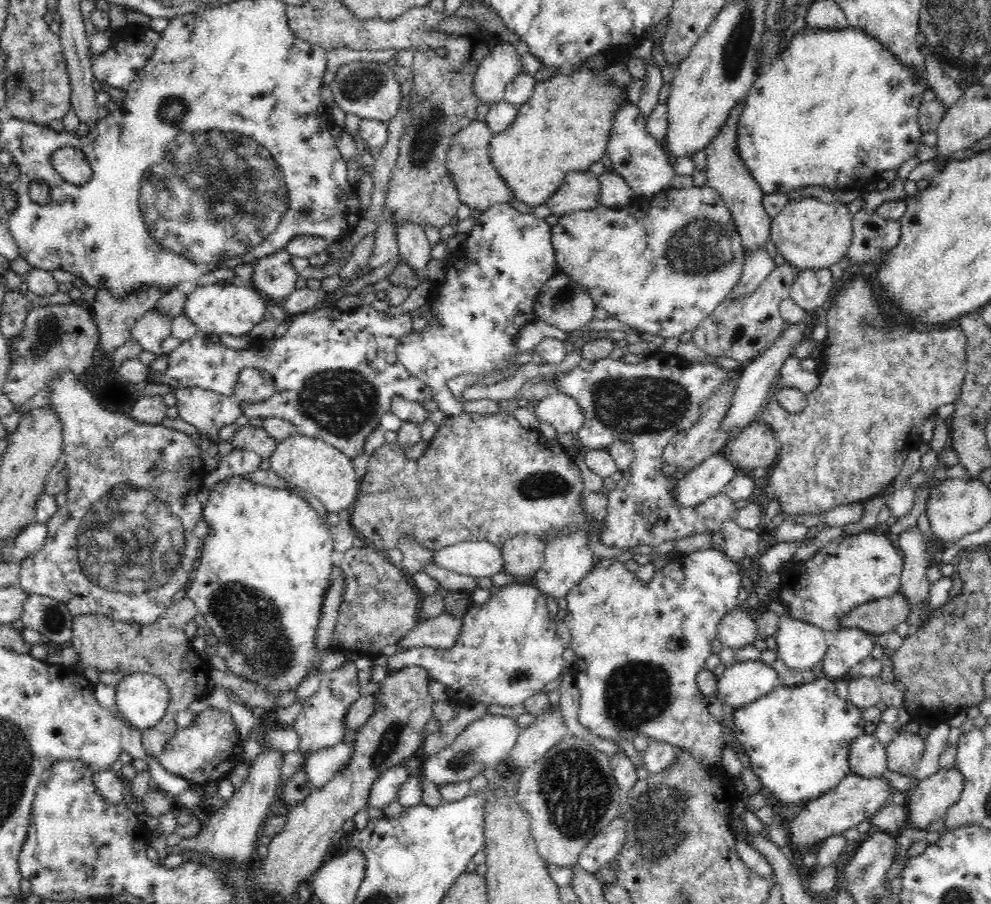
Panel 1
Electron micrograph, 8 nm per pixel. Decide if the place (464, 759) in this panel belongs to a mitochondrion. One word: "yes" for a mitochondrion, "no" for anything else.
yes

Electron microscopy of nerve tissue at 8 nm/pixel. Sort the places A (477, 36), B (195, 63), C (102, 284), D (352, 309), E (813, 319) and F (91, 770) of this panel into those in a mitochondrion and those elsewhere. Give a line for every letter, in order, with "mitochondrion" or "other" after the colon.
A: mitochondrion
B: other
C: other
D: other
E: other
F: other

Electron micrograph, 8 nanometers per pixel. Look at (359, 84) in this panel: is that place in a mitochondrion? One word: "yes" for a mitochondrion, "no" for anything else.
yes

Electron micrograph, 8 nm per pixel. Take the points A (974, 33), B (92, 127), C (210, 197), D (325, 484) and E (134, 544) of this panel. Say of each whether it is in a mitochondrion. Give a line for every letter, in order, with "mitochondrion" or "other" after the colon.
A: mitochondrion
B: other
C: mitochondrion
D: other
E: mitochondrion

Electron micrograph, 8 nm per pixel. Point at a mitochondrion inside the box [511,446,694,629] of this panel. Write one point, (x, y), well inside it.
(543, 484)

